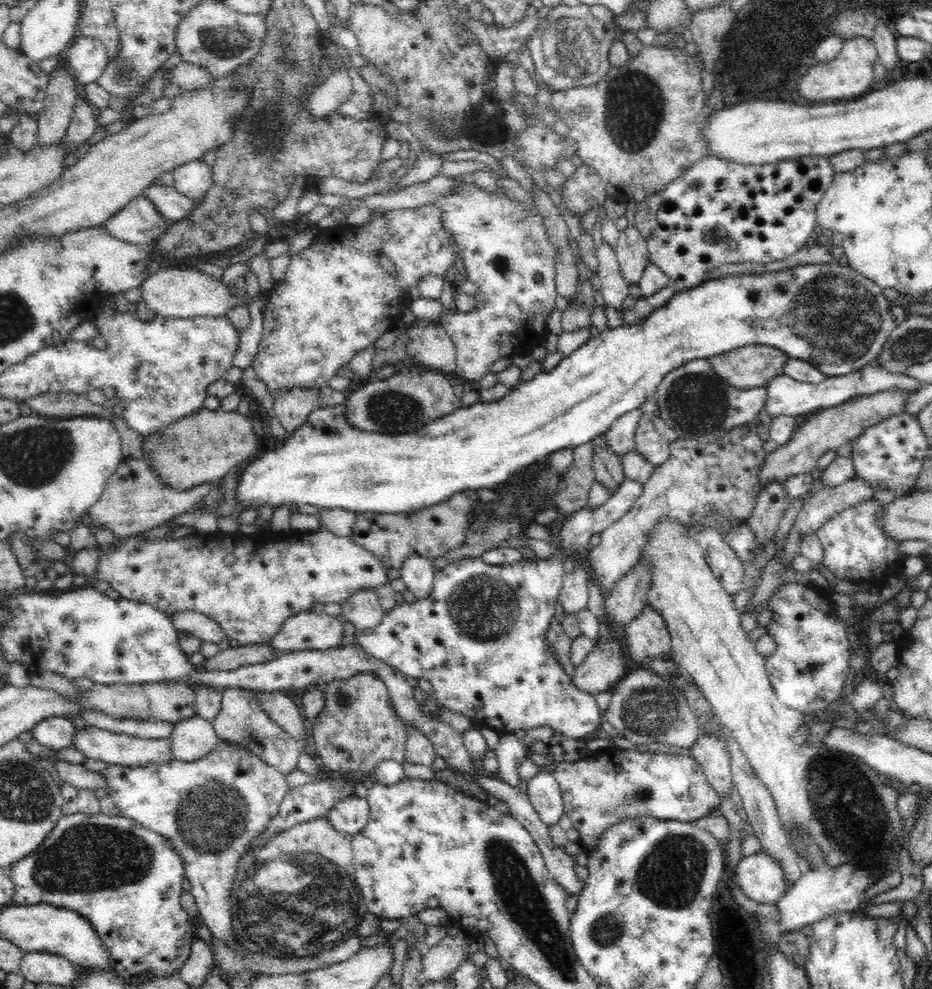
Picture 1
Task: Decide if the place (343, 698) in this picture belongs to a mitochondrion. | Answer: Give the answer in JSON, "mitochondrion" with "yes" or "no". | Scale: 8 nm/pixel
{"mitochondrion":"yes"}

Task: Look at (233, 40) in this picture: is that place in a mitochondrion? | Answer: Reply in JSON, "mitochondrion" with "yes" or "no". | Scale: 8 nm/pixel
{"mitochondrion":"yes"}

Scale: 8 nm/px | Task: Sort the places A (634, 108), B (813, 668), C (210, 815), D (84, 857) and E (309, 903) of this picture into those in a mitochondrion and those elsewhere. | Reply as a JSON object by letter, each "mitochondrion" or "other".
{"A":"mitochondrion","B":"mitochondrion","C":"mitochondrion","D":"mitochondrion","E":"mitochondrion"}

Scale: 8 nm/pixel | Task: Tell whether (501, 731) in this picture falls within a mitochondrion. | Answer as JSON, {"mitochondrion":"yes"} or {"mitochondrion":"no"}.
{"mitochondrion":"no"}

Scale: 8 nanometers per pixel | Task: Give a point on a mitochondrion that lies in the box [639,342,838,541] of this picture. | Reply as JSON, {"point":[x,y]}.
{"point":[697,402]}

